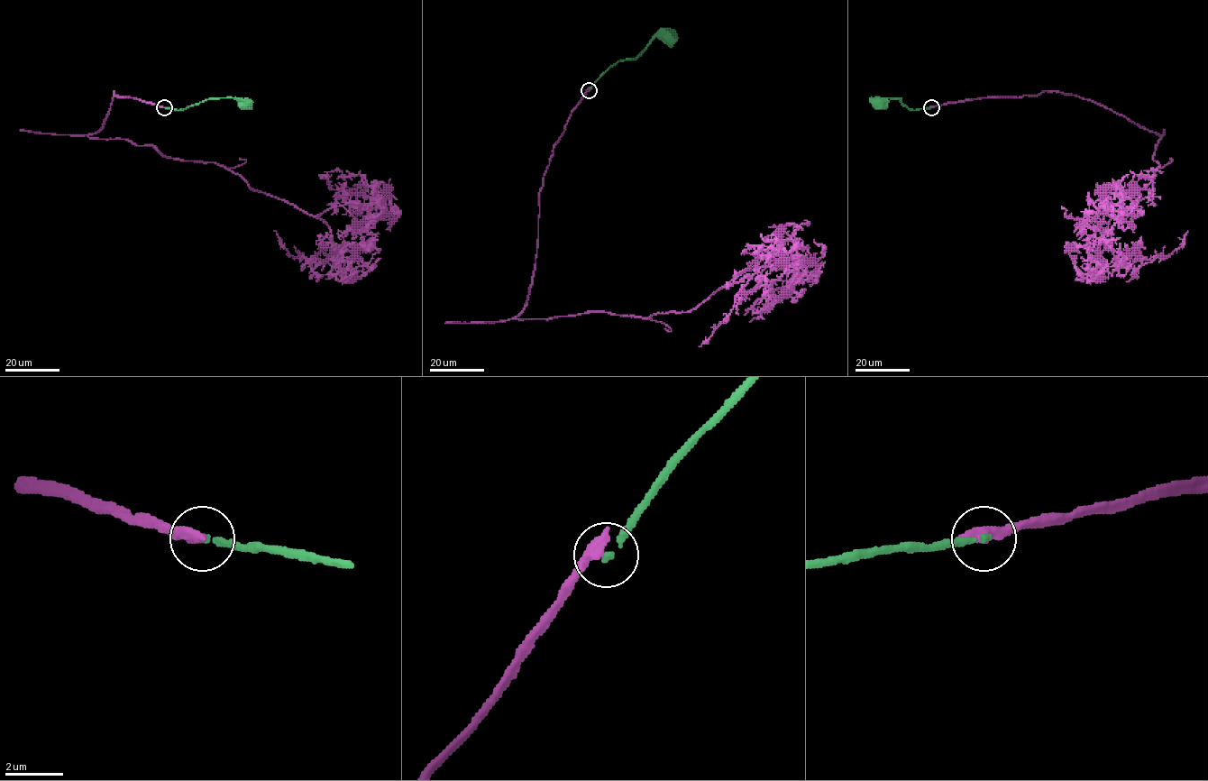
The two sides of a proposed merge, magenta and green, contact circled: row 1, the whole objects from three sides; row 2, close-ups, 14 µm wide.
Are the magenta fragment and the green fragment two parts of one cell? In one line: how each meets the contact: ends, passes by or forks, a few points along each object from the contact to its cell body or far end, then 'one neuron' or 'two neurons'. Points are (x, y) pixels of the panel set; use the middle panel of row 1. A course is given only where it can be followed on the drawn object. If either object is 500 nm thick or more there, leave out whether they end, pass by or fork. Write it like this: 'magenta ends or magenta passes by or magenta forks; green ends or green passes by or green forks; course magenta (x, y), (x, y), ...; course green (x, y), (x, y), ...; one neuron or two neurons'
course magenta (589, 90), (544, 176), (532, 283), (513, 317), (690, 312), (756, 262), (733, 309), (698, 346); course green (590, 90), (618, 61), (636, 59), (654, 37), (671, 38); two neurons

